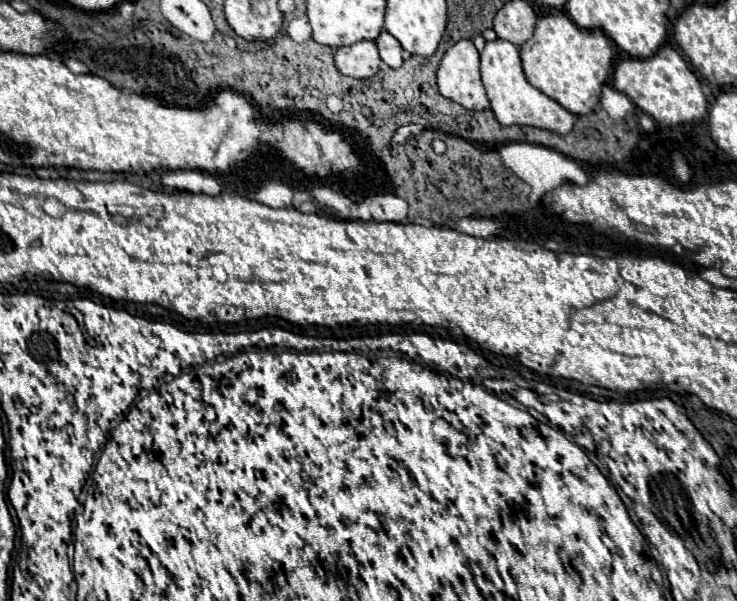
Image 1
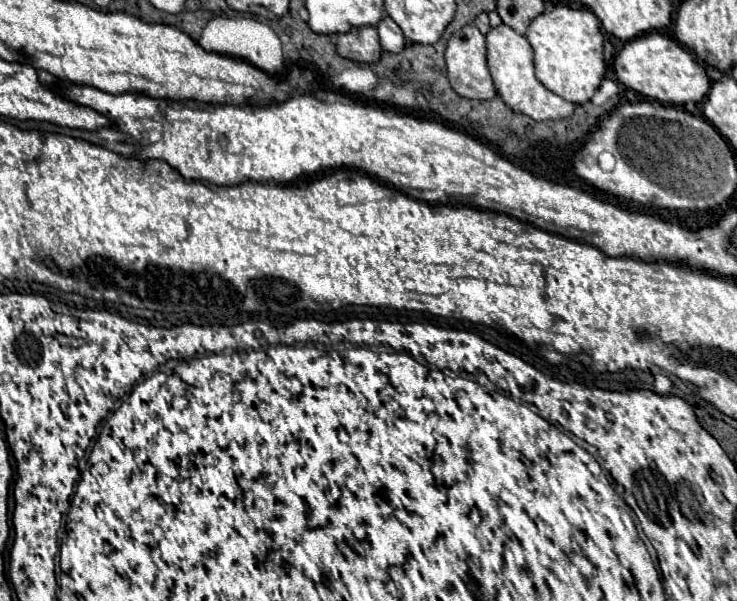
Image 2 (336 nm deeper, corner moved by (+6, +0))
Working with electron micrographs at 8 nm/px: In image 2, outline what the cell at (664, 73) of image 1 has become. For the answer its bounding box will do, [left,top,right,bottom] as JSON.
[613,32,711,106]

